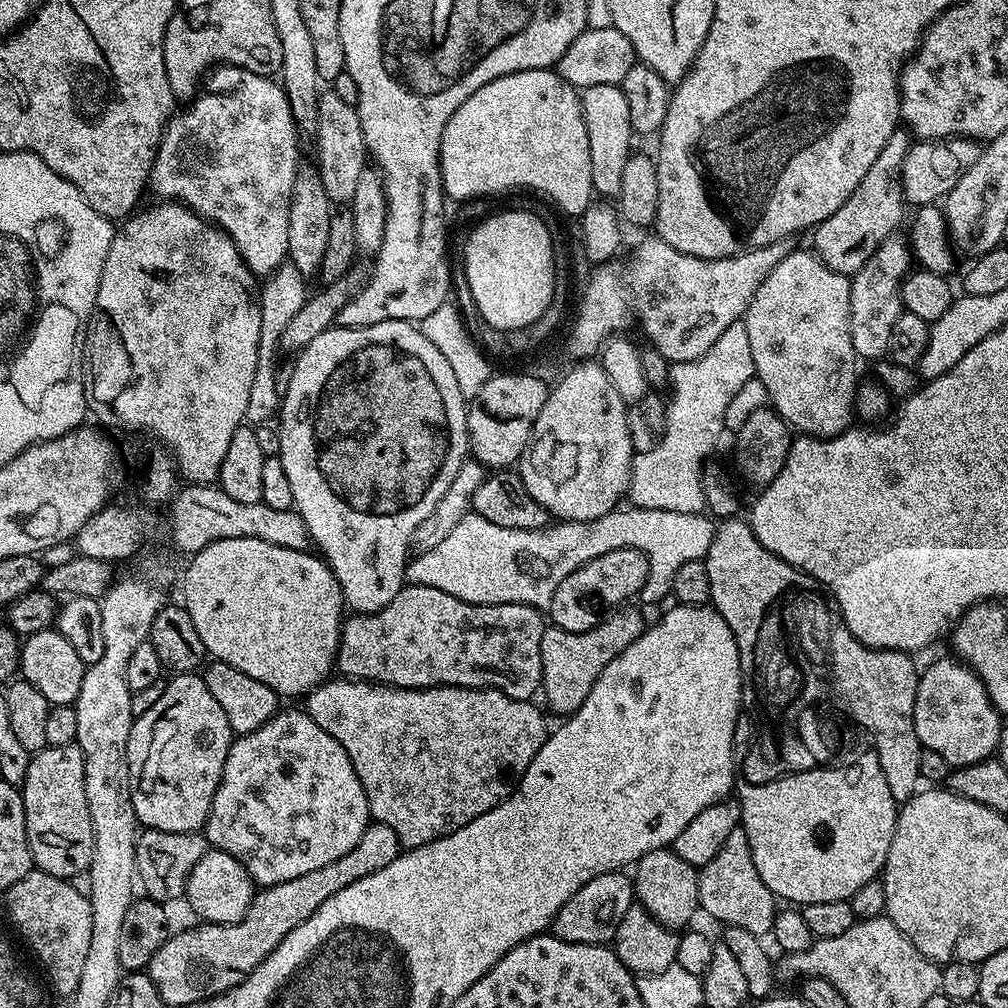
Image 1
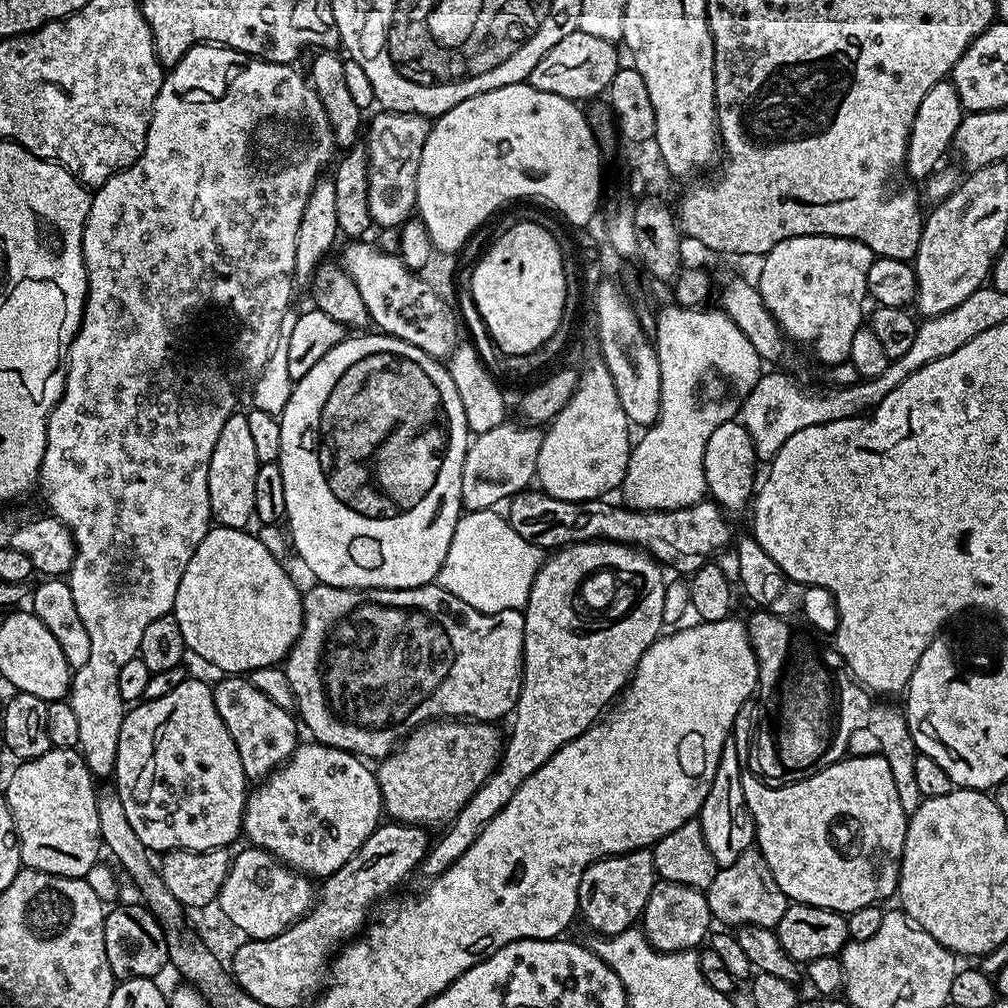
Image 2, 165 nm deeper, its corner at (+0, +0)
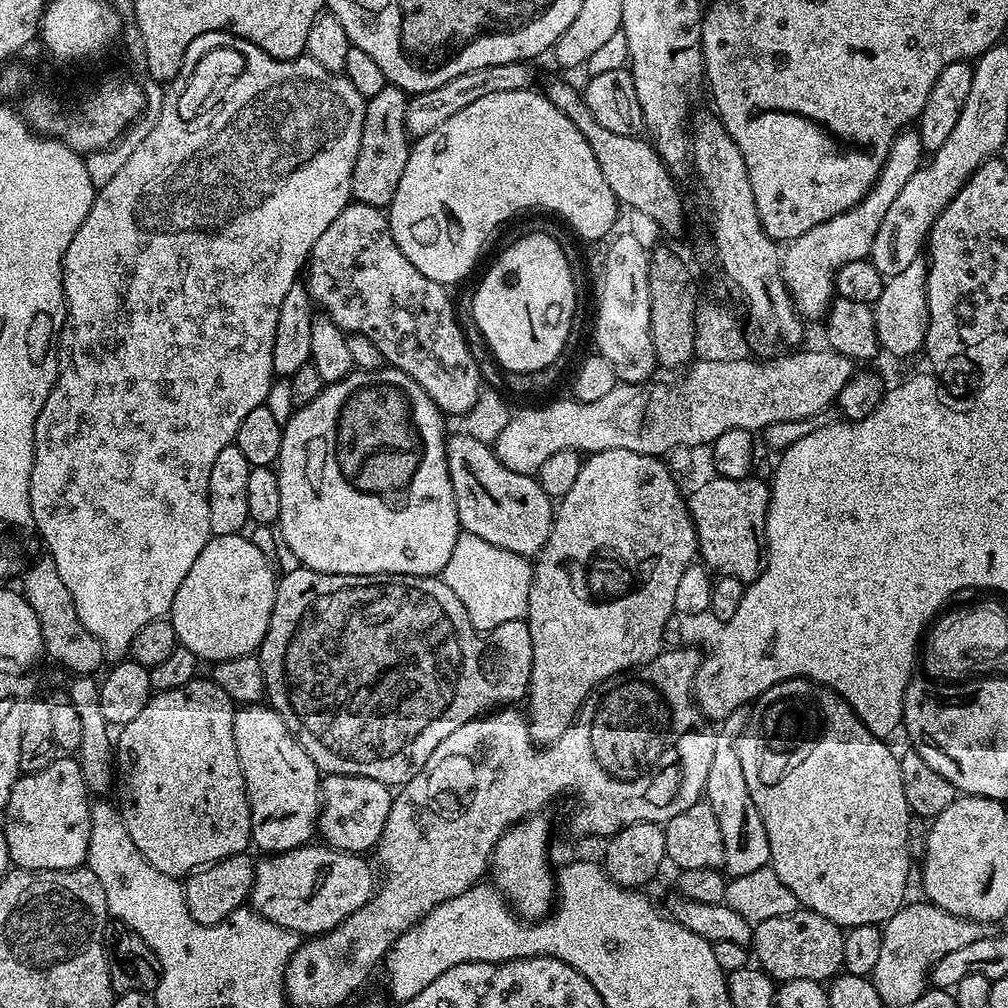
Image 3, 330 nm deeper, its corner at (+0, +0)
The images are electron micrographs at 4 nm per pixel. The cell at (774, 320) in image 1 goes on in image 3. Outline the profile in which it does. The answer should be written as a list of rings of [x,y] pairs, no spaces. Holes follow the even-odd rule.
[[[919,131],[899,132],[890,146],[884,165],[880,168],[880,176],[872,183],[872,189],[855,206],[806,230],[806,234],[787,241],[782,252],[780,273],[784,275],[784,285],[788,287],[788,292],[792,295],[792,301],[796,303],[796,310],[801,317],[823,317],[831,308],[836,296],[836,277],[840,269],[850,262],[871,257],[874,234],[878,234],[878,226],[882,226],[882,218],[886,218],[890,202],[894,202],[902,186],[910,182],[910,174],[914,174],[922,167],[925,156],[926,144],[921,140]]]

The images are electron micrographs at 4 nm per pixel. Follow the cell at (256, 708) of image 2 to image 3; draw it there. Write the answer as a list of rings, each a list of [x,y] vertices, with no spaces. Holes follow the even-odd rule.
[[[267,703],[245,704],[236,708],[236,717],[234,718],[234,746],[238,750],[238,758],[242,766],[242,774],[244,775],[244,789],[248,795],[248,805],[250,806],[250,818],[252,819],[252,844],[260,847],[259,850],[264,854],[275,854],[277,852],[285,852],[286,850],[294,850],[301,848],[302,845],[309,843],[313,839],[314,833],[317,831],[317,820],[322,807],[322,773],[316,767],[316,763],[310,758],[310,754],[306,754],[306,750],[302,750],[302,746],[294,738],[294,734],[290,734],[290,730],[286,726],[286,722],[282,722],[282,718]]]

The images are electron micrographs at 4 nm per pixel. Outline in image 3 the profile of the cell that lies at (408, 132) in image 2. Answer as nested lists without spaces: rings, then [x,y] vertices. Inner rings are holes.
[[[528,62],[482,66],[478,70],[470,70],[467,74],[458,74],[458,78],[450,78],[450,82],[442,82],[442,86],[434,86],[434,90],[415,93],[406,106],[406,130],[409,137],[419,138],[430,134],[434,126],[442,126],[446,118],[458,114],[458,110],[470,106],[470,102],[478,102],[478,98],[486,94],[531,89],[533,87],[532,67],[533,65]]]

